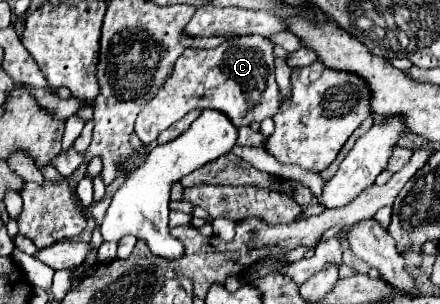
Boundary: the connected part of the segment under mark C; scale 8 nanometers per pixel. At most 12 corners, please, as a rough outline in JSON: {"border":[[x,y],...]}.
{"border":[[274,42],[186,48],[142,108],[144,144],[194,108],[274,116]]}

